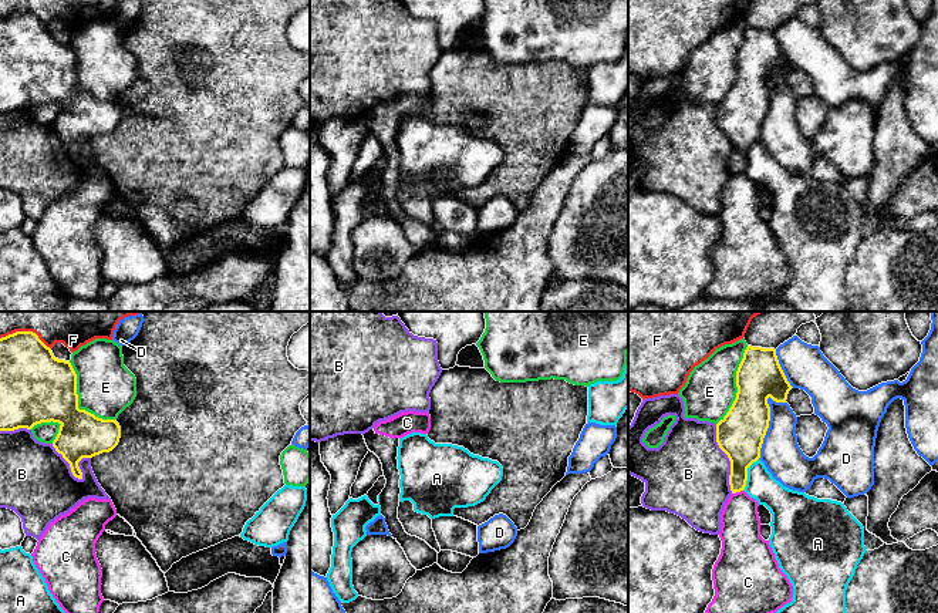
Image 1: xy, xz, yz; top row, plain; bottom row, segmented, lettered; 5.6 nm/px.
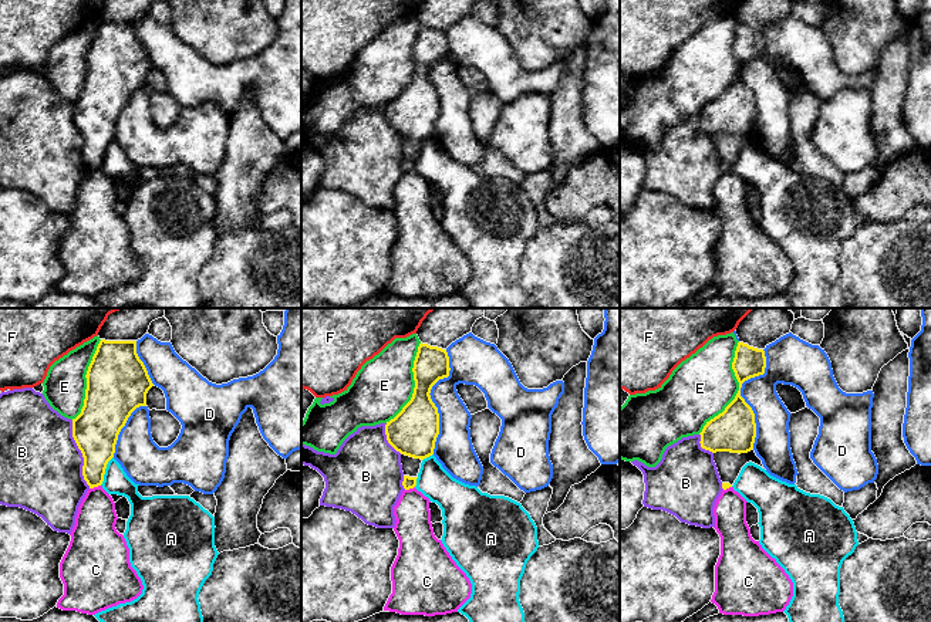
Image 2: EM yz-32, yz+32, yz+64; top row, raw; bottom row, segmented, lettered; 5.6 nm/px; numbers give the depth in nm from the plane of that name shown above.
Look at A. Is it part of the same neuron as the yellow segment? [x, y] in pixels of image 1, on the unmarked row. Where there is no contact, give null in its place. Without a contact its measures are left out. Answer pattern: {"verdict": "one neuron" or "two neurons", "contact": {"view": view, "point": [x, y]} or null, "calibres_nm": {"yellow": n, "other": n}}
{"verdict": "two neurons", "contact": {"view": "yz", "point": [746, 155]}, "calibres_nm": {"yellow": 260, "other": 170}}

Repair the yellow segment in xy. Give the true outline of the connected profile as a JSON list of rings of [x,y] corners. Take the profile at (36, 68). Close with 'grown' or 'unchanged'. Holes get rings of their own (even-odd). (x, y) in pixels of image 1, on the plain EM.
[[[16,13],[0,20],[0,112],[31,111],[41,104],[58,104],[53,128],[70,145],[75,159],[82,161],[78,144],[112,132],[121,119],[115,101],[102,101],[78,90],[77,55],[70,43],[54,38],[33,13]]]; unchanged

